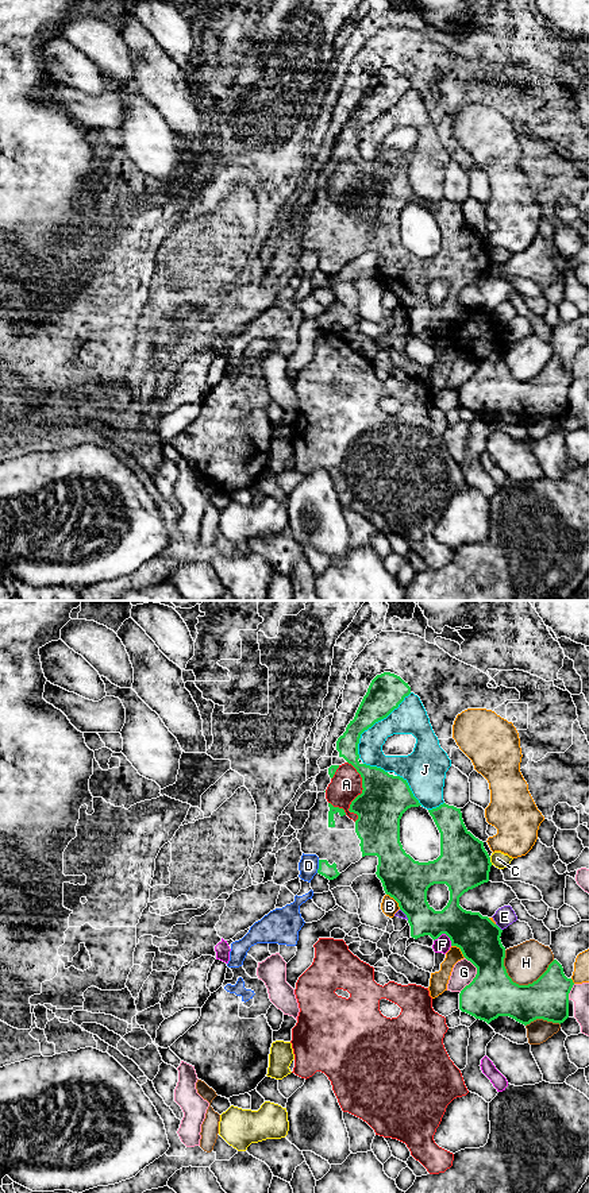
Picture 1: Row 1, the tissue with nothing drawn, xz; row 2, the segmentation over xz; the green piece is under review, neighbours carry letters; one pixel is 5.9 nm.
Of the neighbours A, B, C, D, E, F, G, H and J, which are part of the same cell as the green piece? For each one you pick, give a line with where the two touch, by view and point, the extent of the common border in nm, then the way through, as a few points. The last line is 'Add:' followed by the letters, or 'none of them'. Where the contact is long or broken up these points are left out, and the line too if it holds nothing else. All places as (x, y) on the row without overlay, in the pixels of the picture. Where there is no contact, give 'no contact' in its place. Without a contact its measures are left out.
Add: none of them

